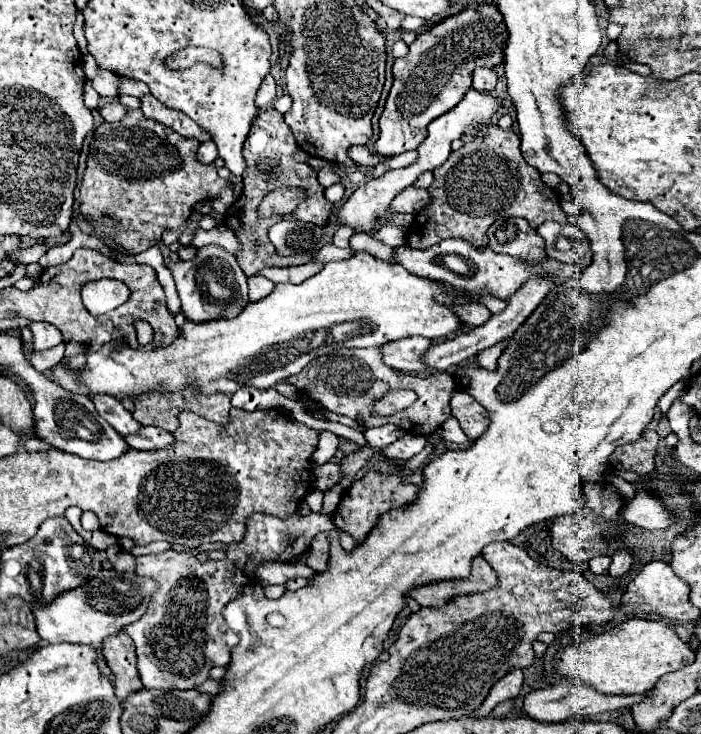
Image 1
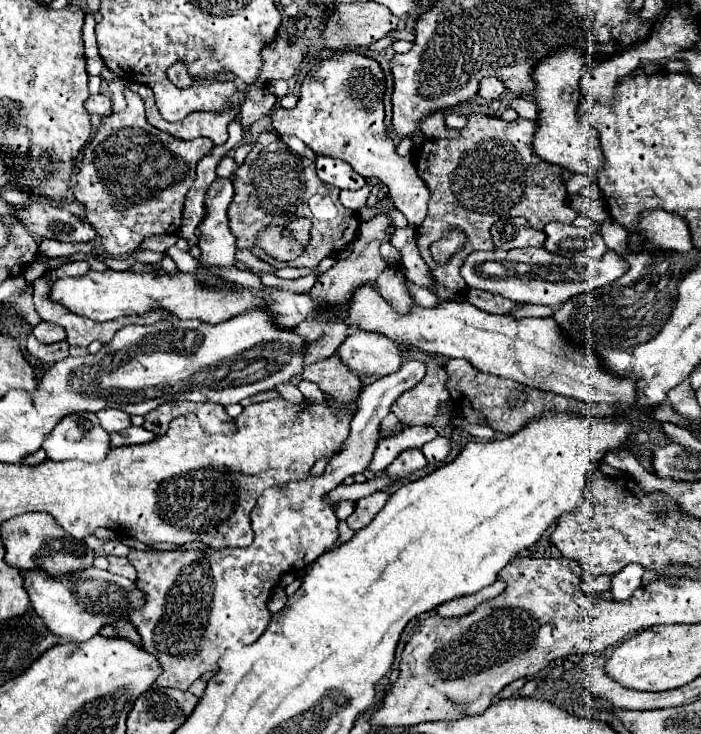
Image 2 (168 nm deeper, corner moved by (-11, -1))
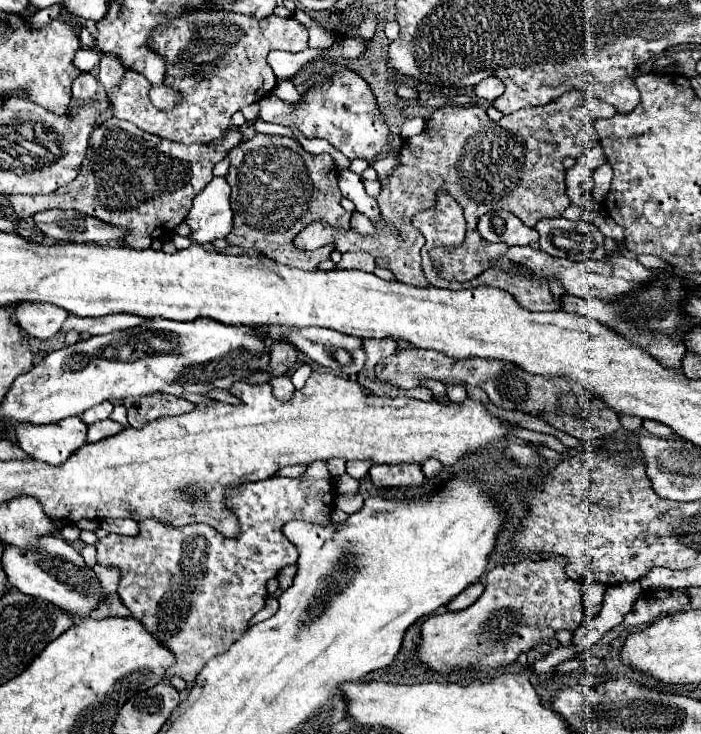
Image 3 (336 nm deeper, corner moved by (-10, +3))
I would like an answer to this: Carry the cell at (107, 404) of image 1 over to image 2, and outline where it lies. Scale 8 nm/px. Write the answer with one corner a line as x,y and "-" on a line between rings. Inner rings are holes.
100,409
100,411
96,413
96,417
100,419
100,425
102,425
108,433
122,431
122,429
126,429
126,427
132,425
130,415
124,413
122,409

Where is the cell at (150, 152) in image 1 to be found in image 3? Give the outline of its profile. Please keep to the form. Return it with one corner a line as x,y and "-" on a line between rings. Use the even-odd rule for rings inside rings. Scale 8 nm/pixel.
109,117
107,121
103,121
101,125
97,125
93,129
91,139
89,139
89,155
85,157
79,177
75,181
71,181
65,187
59,187
55,193
49,193
49,195
5,195
5,197
11,203
11,207
19,219
27,219
27,217
35,215
37,211
47,211
47,209
55,209
55,207
75,209
79,213
97,217
109,225
115,225
115,227
121,227
123,231
127,231
127,237
125,237
127,247
147,249
147,247
151,247
153,239
165,237
187,217
193,197
197,193
201,193
201,189
205,189
209,185
209,181
214,178
211,173
213,165
217,161
225,159
227,153
235,145
241,143
241,137
243,135
237,129
231,129
221,141
215,143
181,145
181,143
153,137
127,121

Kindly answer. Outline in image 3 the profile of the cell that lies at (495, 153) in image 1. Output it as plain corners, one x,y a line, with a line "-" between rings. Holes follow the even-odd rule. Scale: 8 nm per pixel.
569,91
569,93
561,95
557,101
545,105
545,107
519,109
511,115
501,117
499,121
491,121
487,117
485,109
479,107
479,105
441,107
429,117
429,121
427,121
421,135
415,135
415,137
403,141
403,147
399,151
399,161
393,167
391,177
387,177
387,179
379,177
381,195
377,197
377,203
379,203
381,221
373,223
377,227
375,235
361,235
355,229
347,229
347,231
345,229
333,229
325,221
313,221
305,229
301,229
301,233
295,237
293,243
295,243
295,247
305,249
305,251
313,251
313,249
323,247
327,243
333,243
339,253
367,251
375,257
379,267
385,267
385,269
393,271
397,281
409,283
409,285
415,285
415,287
429,285
423,271
421,271
422,258
421,253
419,253
425,244
425,238
421,231
417,231
411,225
411,215
421,211
423,207
435,205
437,191
447,189
455,197
455,201
463,207
463,215
465,215
465,221
467,221
467,235
465,235
463,245
459,245
459,247
437,247
430,252
430,255
441,279
469,281
469,279
481,275
485,269
489,269
491,261
495,261
504,255
509,248
503,242
489,244
483,240
483,237
479,237
479,233
477,233
479,217
485,215
487,211
507,209
507,211
515,213
527,227
533,227
543,217
563,215
563,211
571,203
569,197
565,195
567,187
565,187
565,169
563,169
563,163
561,163
563,157
577,159
577,157
585,155
591,147
595,147
599,143
595,121
613,117
615,113
617,113
615,107
607,105
605,101
591,99
591,97
581,95
577,91

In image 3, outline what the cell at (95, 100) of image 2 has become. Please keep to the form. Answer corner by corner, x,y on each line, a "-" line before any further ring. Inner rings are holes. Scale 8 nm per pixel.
81,73
75,81
73,81
73,97
89,103
93,101
93,95
97,93
97,79
93,73

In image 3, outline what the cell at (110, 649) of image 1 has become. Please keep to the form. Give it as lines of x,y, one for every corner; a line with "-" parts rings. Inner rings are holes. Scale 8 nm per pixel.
109,595
107,601
103,601
103,605
99,605
99,609
93,609
89,613
91,619
105,619
105,617
129,617
131,611
121,603
121,599
117,595

